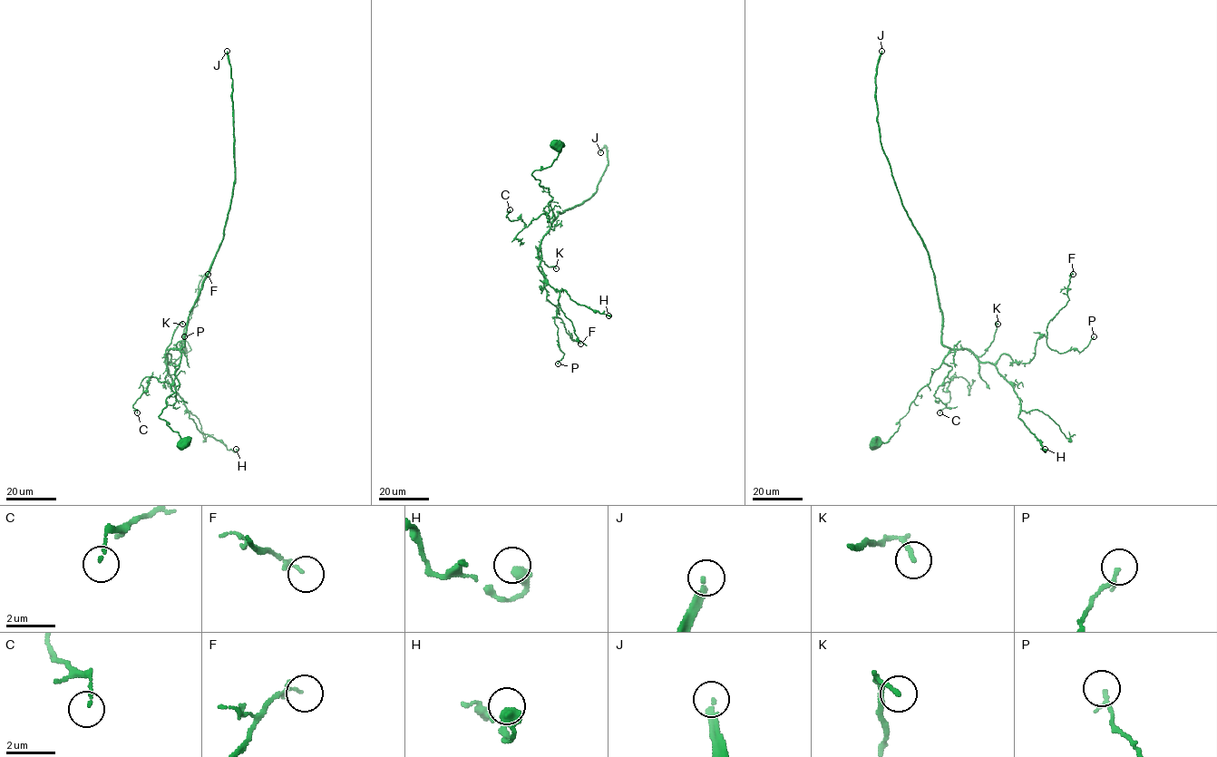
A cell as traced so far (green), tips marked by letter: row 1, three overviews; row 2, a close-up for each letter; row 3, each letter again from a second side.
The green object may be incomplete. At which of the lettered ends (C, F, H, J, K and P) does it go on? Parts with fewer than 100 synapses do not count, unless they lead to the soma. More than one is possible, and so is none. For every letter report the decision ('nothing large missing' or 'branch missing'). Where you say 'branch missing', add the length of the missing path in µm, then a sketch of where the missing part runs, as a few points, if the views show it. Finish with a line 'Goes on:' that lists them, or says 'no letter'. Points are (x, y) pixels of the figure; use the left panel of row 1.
C: nothing large missing
F: nothing large missing
H: nothing large missing
J: branch missing | 150 µm
K: nothing large missing
P: nothing large missing
Goes on: J

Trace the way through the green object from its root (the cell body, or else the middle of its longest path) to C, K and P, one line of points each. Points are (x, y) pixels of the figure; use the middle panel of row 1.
C: (556, 147), (552, 163), (531, 174), (551, 198), (549, 221), (541, 214), (525, 226), (506, 217), (510, 209)
K: (556, 147), (559, 155), (552, 163), (531, 174), (549, 189), (554, 216), (537, 254), (556, 268)
P: (556, 147), (552, 163), (531, 175), (551, 198), (554, 218), (538, 267), (557, 308), (558, 363)

